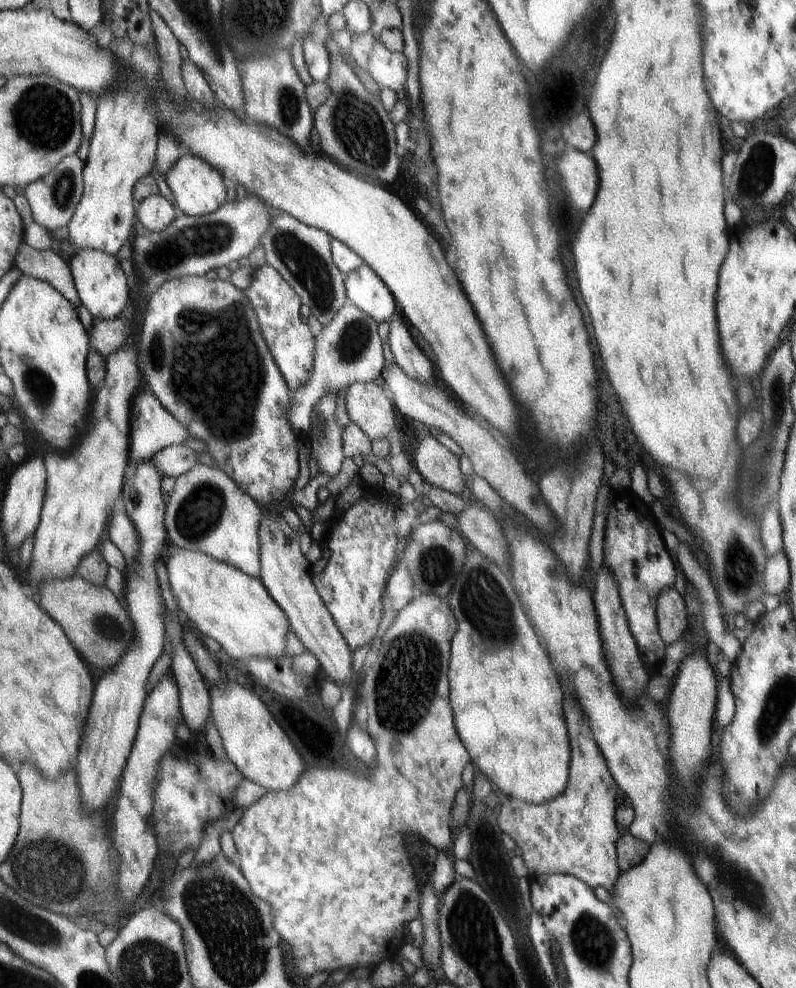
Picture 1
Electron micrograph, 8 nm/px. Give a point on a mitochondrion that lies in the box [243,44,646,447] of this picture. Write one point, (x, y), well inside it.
(358, 127)

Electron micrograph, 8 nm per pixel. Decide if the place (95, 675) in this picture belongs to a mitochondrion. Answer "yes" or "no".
no

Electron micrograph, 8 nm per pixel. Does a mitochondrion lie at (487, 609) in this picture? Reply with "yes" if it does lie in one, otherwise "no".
yes

